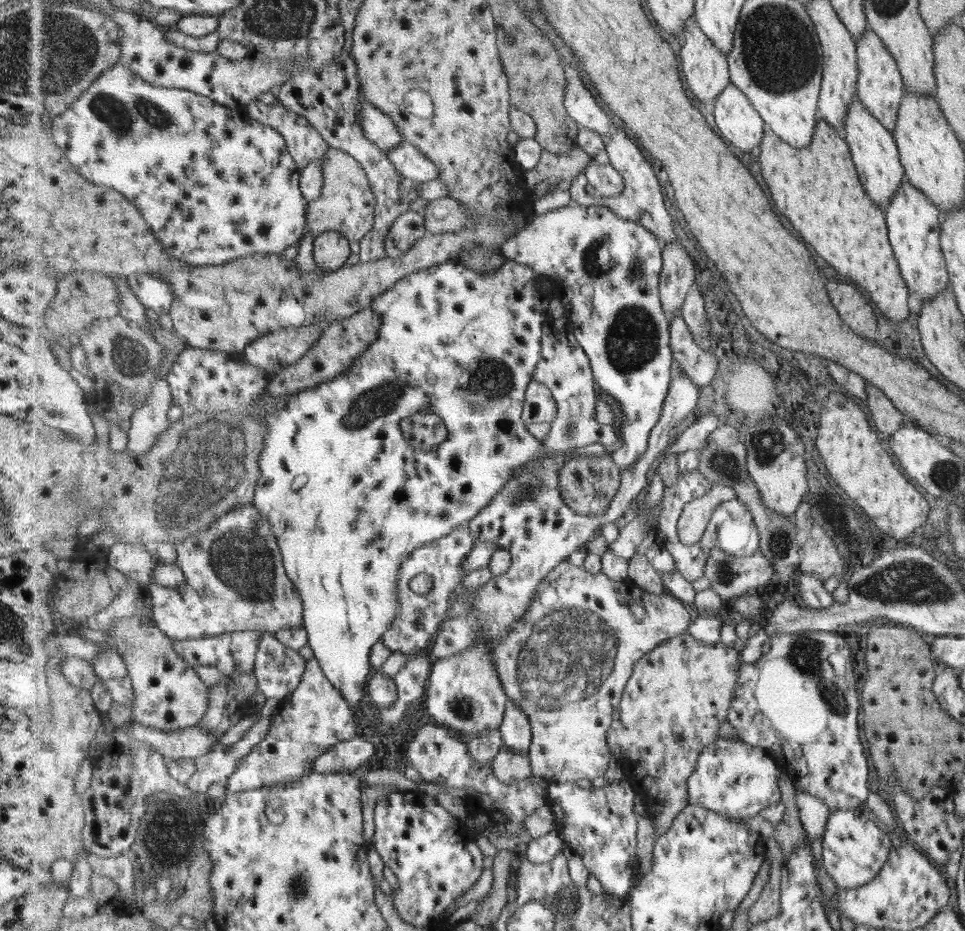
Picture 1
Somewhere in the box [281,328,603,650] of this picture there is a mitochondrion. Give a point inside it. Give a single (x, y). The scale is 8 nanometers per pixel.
(384, 398)

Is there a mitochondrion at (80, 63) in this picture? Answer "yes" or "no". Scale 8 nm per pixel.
yes

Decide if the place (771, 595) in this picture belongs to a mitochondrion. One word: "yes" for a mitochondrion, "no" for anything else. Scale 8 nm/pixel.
no

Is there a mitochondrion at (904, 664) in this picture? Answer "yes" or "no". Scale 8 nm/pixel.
no

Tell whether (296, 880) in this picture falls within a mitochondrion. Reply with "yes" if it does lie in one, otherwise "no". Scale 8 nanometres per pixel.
yes

